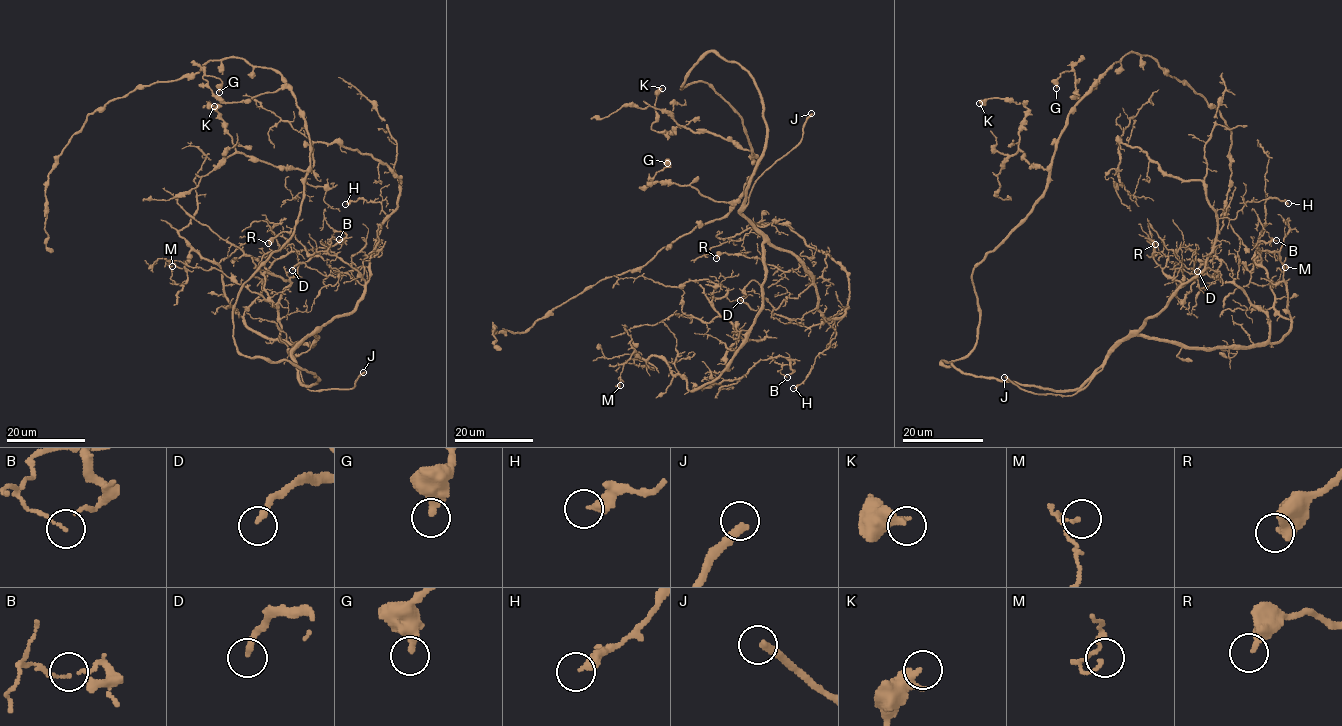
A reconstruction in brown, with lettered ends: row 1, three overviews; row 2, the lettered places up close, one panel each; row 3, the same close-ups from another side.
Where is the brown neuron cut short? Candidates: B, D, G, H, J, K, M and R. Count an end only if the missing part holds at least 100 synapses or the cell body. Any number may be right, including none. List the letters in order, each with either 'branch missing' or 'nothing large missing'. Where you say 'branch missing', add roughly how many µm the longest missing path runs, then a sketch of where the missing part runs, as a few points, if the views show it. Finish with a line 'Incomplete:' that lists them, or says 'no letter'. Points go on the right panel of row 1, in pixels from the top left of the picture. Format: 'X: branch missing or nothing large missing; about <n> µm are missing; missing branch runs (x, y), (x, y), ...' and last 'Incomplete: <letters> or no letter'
B: nothing large missing
D: nothing large missing
G: nothing large missing
H: nothing large missing
J: branch missing; about 60 µm are missing; missing branch runs (1004, 377), (994, 364), (994, 345), (1017, 324), (1019, 312), (989, 274), (981, 257), (973, 249), (960, 246)
K: nothing large missing
M: nothing large missing
R: nothing large missing
Incomplete: J

